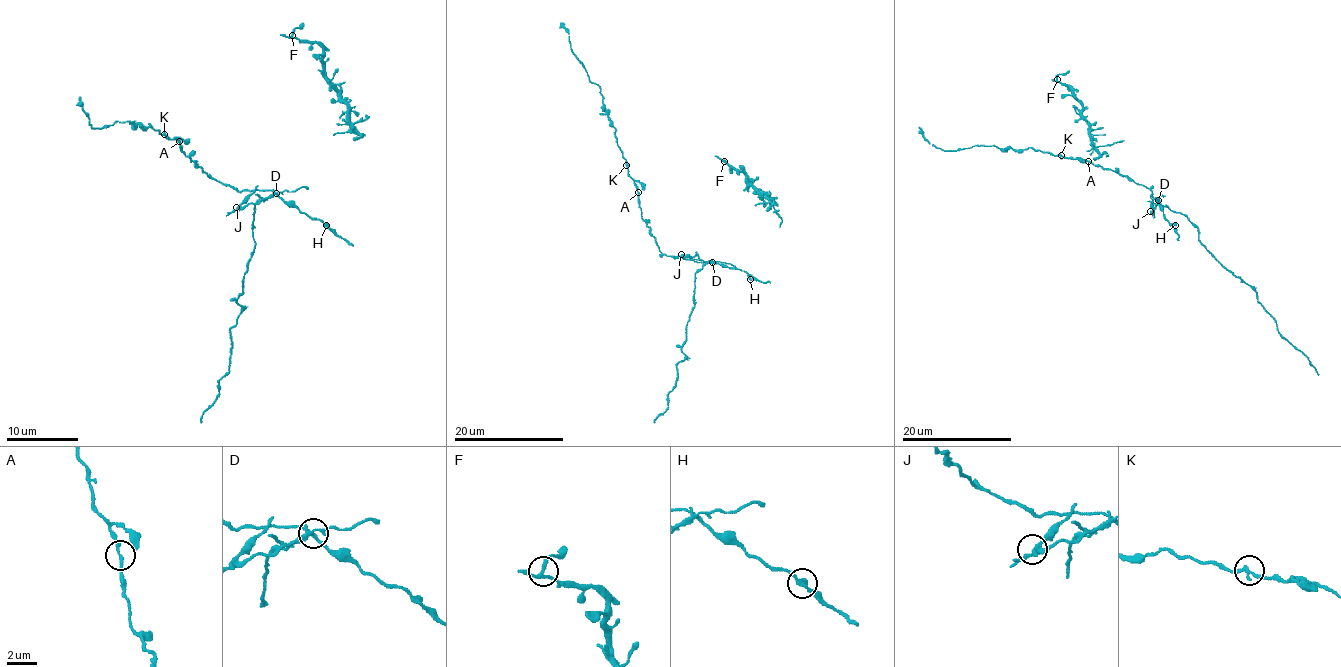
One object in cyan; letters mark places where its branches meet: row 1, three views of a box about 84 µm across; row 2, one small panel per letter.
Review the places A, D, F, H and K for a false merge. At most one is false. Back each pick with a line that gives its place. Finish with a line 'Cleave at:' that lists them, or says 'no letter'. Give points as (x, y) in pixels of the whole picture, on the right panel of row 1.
D: Place: (1158, 200)
Cleave at: D

